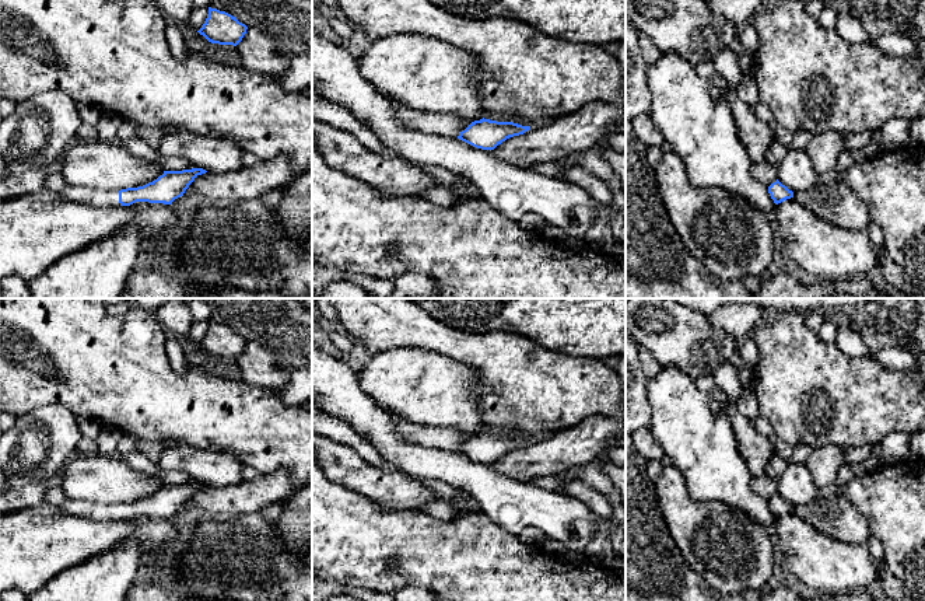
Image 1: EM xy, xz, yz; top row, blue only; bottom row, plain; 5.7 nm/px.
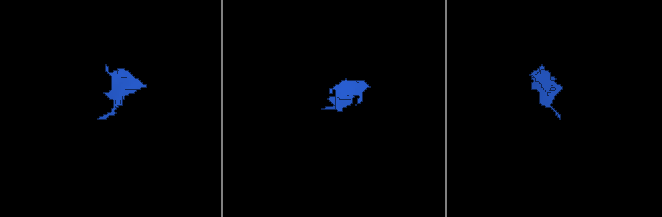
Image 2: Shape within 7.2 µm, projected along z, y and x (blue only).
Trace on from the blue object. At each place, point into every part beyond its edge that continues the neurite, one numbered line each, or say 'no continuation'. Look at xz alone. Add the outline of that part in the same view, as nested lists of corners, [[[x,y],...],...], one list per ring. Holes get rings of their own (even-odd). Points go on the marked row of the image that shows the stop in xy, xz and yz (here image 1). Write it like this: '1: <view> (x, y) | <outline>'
no continuation

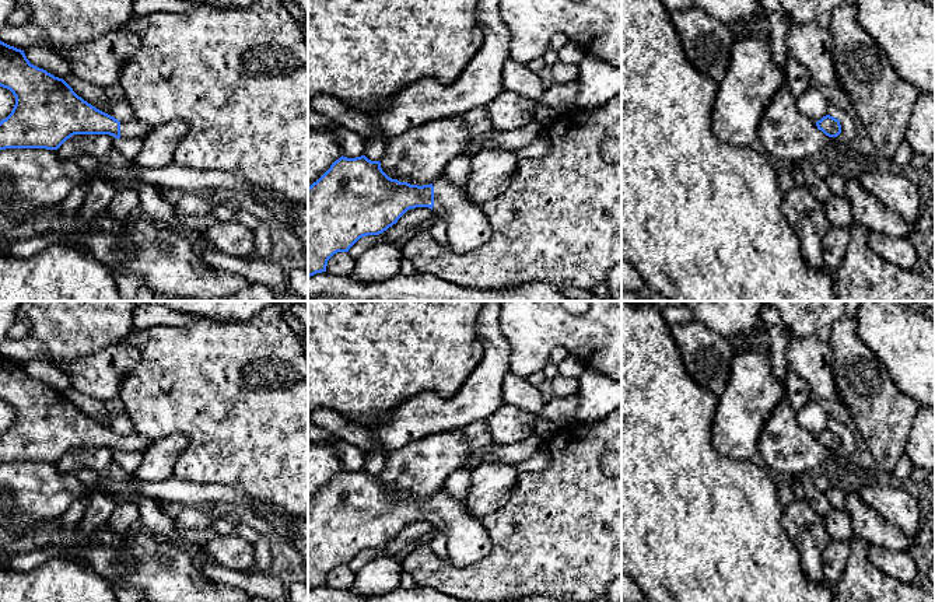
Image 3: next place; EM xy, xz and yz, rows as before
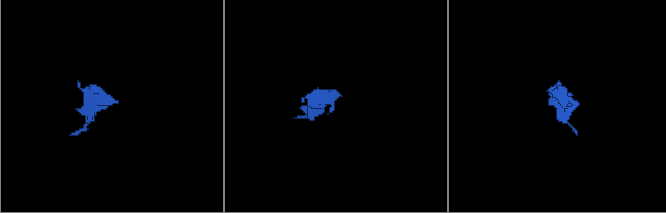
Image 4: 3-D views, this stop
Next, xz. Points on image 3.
1: xz (466, 227) | [[[444,176],[435,179],[433,186],[433,213],[445,217],[449,249],[465,253],[487,242],[490,224],[484,213],[466,199],[463,189]]]

